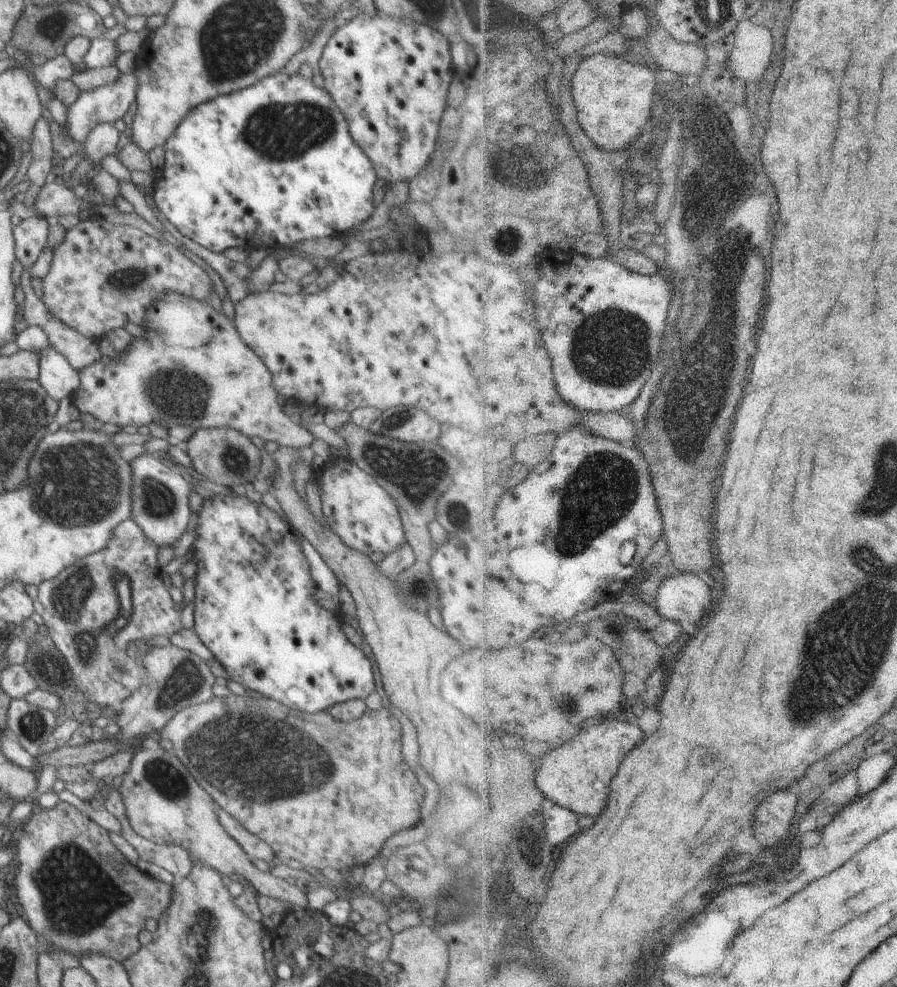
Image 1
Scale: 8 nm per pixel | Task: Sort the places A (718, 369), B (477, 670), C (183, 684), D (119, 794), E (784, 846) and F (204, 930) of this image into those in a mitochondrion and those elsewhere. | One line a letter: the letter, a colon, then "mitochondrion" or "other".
A: mitochondrion
B: other
C: mitochondrion
D: other
E: other
F: mitochondrion

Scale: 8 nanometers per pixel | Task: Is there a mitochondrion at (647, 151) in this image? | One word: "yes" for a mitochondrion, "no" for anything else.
no

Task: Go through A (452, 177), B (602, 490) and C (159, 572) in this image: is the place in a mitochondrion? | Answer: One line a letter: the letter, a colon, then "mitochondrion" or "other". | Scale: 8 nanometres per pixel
A: other
B: mitochondrion
C: other

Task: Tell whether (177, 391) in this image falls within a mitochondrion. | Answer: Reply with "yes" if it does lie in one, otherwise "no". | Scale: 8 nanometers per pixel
yes

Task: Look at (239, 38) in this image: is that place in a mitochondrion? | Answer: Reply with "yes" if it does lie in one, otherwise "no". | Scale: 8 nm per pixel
yes

